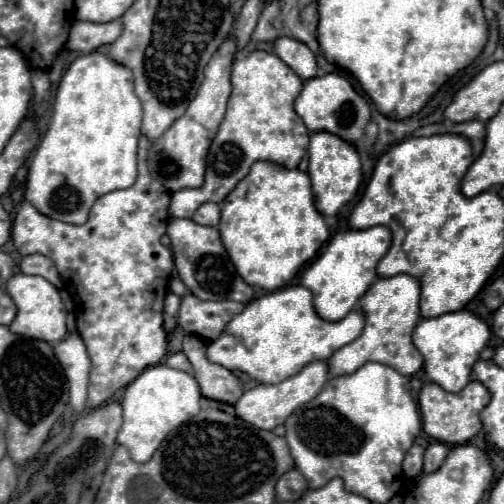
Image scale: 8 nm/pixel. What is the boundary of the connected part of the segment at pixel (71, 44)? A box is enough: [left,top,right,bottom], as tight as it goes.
[66,20,122,52]

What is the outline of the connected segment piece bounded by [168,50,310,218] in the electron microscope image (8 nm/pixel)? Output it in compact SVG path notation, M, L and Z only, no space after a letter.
M256 50L242 60L236 60L234 68L232 68L232 94L228 100L228 108L226 108L222 126L208 150L208 166L206 166L204 184L200 188L182 188L182 190L172 192L172 202L170 202L170 210L168 210L170 216L172 218L190 218L204 202L222 202L234 190L234 186L248 174L250 166L258 160L268 160L268 162L280 164L284 168L296 168L300 164L302 156L306 154L308 140L310 140L308 128L304 126L300 116L294 112L294 100L300 94L300 88L302 88L302 80L276 54Z

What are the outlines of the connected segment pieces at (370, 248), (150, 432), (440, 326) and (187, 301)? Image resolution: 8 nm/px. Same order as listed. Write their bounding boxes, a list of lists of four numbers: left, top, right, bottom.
[[302,226,392,320],[116,364,200,462],[414,310,490,392],[178,294,244,342]]

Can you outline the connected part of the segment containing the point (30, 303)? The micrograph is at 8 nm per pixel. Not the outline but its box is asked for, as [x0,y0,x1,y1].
[6,272,68,344]

